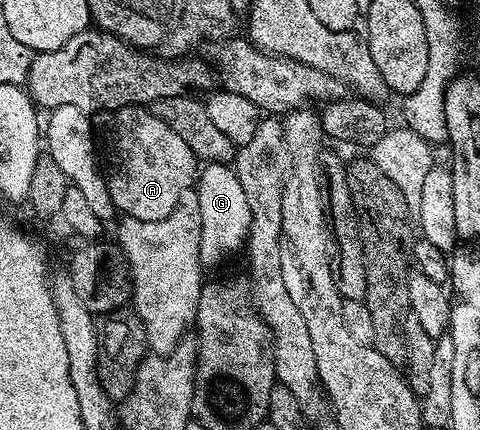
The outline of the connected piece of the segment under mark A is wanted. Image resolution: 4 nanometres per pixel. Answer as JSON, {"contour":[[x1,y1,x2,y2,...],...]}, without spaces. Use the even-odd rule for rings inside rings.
{"contour":[[145,107,98,113,95,133,103,146,103,169,118,214,136,220,162,220,171,215,183,191,194,188,199,159,152,111]]}

